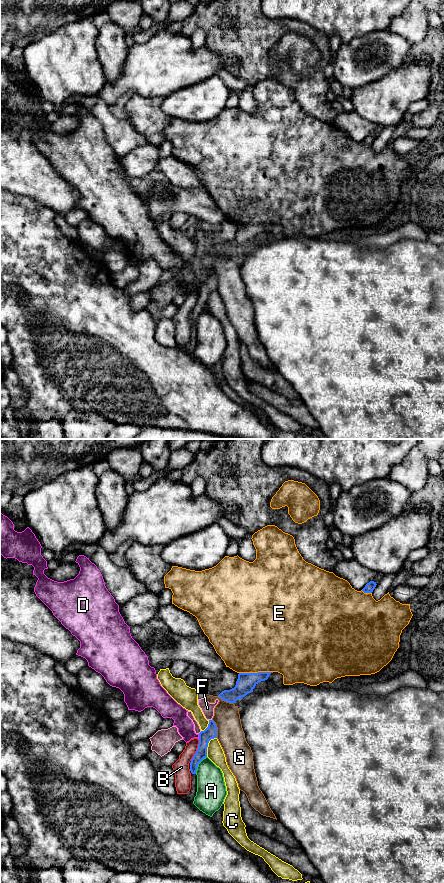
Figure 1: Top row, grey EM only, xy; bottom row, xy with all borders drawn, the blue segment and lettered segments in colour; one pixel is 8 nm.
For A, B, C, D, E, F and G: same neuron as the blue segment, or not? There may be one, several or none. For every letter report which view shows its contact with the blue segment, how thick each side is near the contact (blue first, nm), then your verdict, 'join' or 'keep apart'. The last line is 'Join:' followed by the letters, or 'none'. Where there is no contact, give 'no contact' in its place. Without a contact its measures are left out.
A: meets blue in xy; 100 nm thick on the blue side, 240 nm on the other; keep apart
B: meets blue in xy; 100 nm thick on the blue side, 130 nm on the other; keep apart
C: meets blue in xy; 100 nm thick on the blue side, 140 nm on the other; keep apart
D: meets blue in xy; 100 nm thick on the blue side, 130 nm on the other; keep apart
E: meets blue in xy; 160 nm thick on the blue side, 480 nm on the other; keep apart
F: meets blue in xy; 100 nm thick on the blue side, 100 nm on the other; keep apart
G: meets blue in xy; 100 nm thick on the blue side, 220 nm on the other; keep apart
Join: none

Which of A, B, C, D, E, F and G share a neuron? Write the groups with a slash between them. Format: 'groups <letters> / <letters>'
groups A / B / C / D / E / F / G

